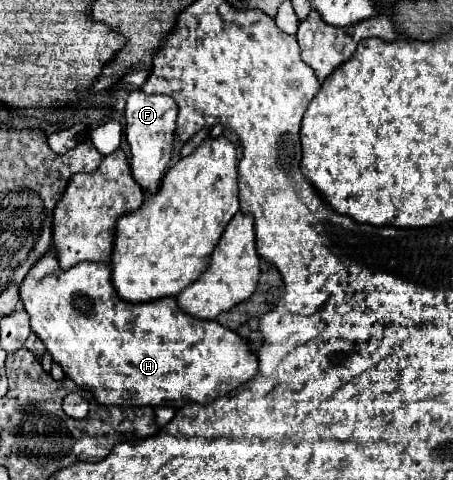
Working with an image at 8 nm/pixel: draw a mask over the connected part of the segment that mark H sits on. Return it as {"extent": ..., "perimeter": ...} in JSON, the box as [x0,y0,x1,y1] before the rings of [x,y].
{"extent":[19,251,257,407],"perimeter":[[[47,251],[29,269],[29,275],[25,275],[19,287],[19,297],[29,313],[31,329],[45,343],[53,363],[61,365],[69,379],[73,379],[79,387],[87,387],[103,405],[159,407],[169,401],[211,403],[257,373],[257,357],[249,351],[243,337],[221,327],[217,321],[205,321],[193,315],[189,317],[179,309],[175,297],[163,297],[137,305],[123,301],[111,283],[109,263],[81,262],[61,271],[57,253]]]}

